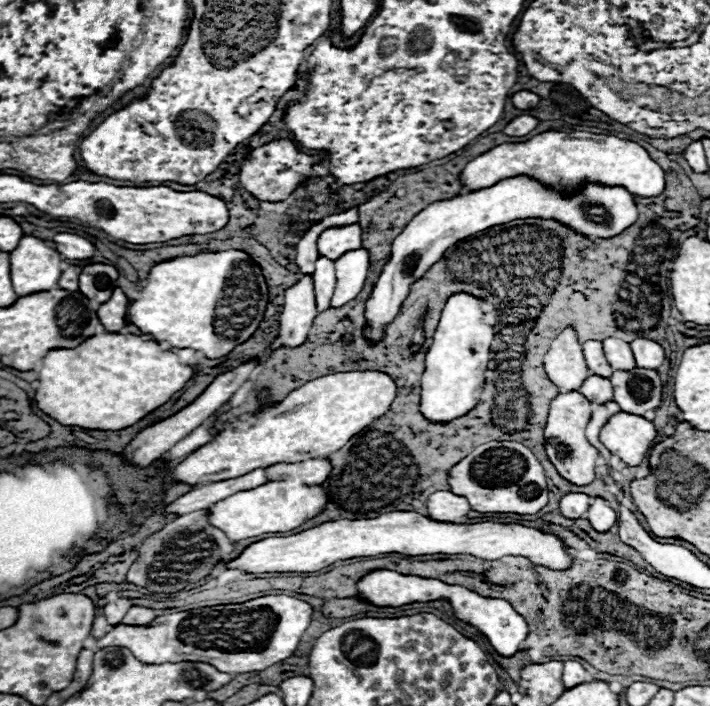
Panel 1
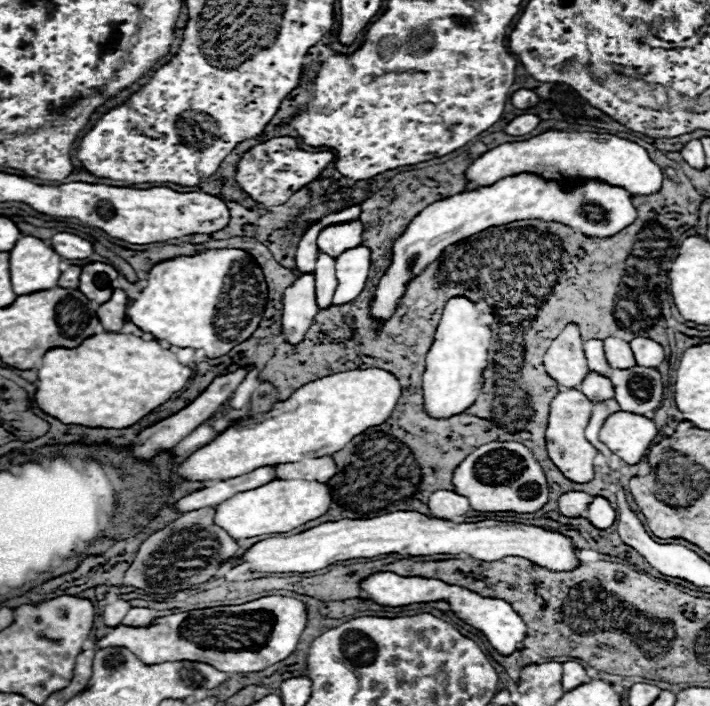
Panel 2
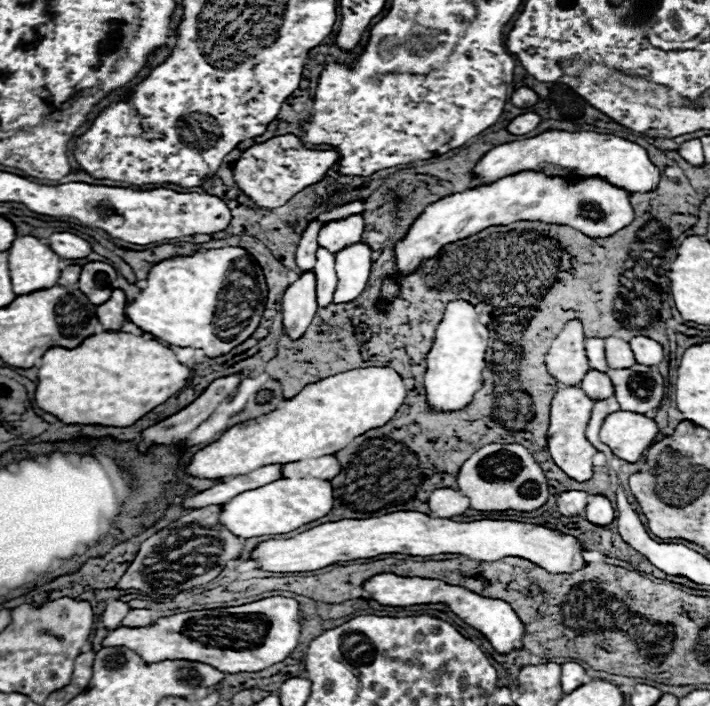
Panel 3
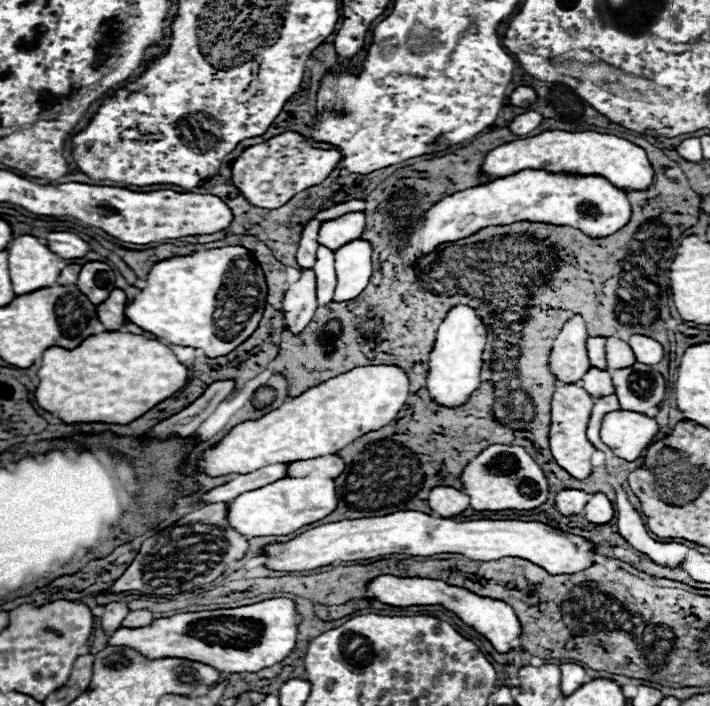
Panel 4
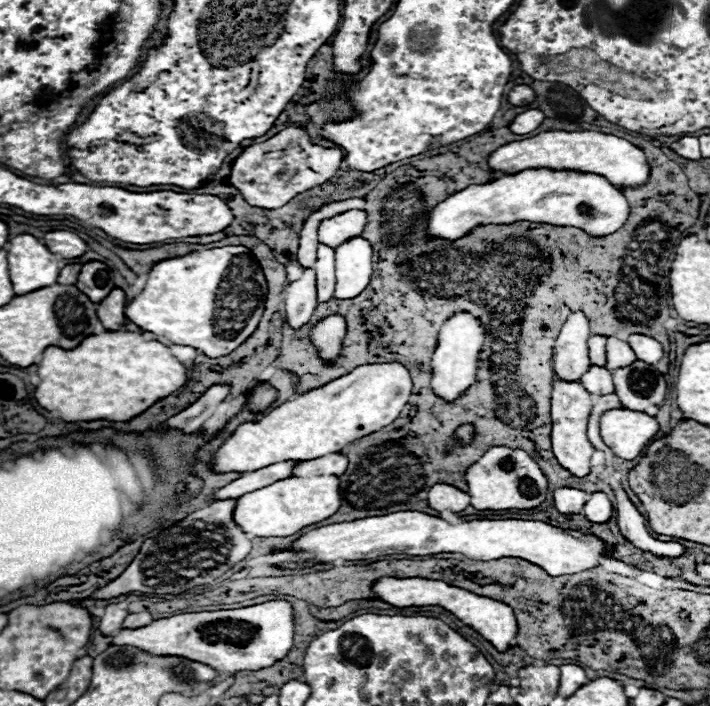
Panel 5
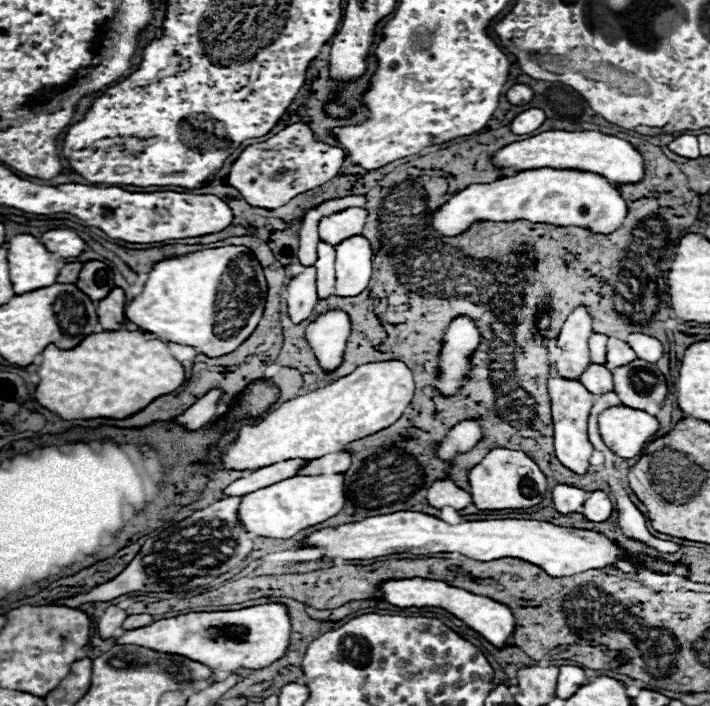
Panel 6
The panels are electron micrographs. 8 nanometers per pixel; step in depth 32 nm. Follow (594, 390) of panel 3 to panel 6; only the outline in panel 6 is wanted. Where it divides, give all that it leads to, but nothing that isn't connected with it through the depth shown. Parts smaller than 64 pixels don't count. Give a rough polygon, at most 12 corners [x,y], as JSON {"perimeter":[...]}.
{"perimeter":[[590,364],[580,382],[596,396],[612,392],[612,372],[606,366]]}

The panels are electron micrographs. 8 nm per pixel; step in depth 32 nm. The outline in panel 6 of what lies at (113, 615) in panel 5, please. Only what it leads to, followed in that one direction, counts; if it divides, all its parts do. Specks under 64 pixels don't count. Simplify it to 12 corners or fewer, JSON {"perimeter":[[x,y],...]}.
{"perimeter":[[108,606],[98,622],[98,634],[112,638],[122,626],[126,612]]}

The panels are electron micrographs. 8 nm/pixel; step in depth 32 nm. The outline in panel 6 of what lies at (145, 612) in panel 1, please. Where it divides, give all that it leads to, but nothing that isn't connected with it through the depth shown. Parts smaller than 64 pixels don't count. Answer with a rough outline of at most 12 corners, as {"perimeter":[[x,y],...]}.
{"perimeter":[[132,614],[124,620],[124,630],[152,624],[150,614]]}

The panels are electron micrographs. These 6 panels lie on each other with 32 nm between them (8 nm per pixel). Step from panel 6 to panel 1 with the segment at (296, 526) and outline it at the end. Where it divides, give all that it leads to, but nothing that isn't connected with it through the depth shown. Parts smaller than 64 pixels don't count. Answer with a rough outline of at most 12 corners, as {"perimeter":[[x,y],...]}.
{"perimeter":[[268,482],[212,504],[230,540],[288,532],[318,514],[318,486]]}

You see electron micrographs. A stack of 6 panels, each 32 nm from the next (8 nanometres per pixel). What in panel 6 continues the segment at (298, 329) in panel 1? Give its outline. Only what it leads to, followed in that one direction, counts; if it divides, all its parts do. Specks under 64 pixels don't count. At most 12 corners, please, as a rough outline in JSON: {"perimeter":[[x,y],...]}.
{"perimeter":[[316,268],[288,282],[286,304],[294,324],[310,318],[316,294]]}

